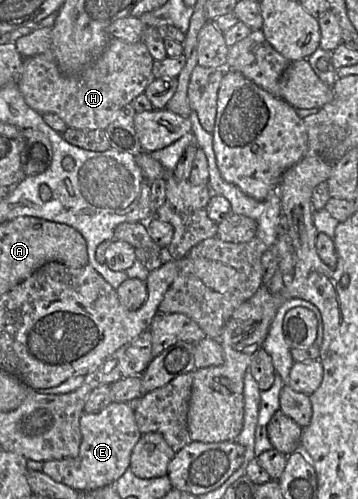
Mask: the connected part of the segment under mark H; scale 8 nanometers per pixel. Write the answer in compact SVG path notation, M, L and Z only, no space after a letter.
M111 37L101 56L78 76L63 75L51 52L24 58L18 88L27 105L40 114L56 114L74 129L105 130L119 110L138 95L144 94L146 87L155 79L153 63L154 59L143 41L128 43Z

